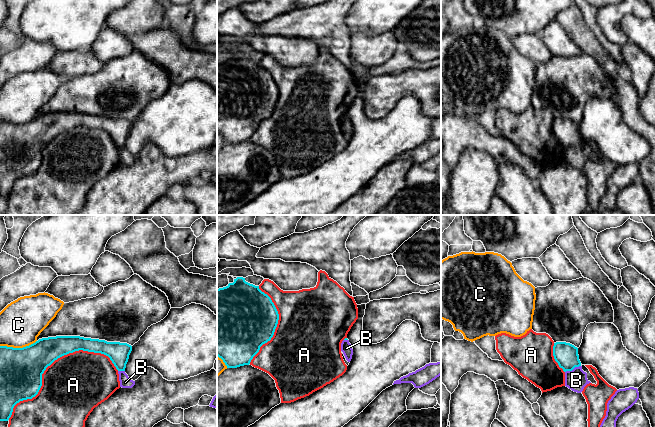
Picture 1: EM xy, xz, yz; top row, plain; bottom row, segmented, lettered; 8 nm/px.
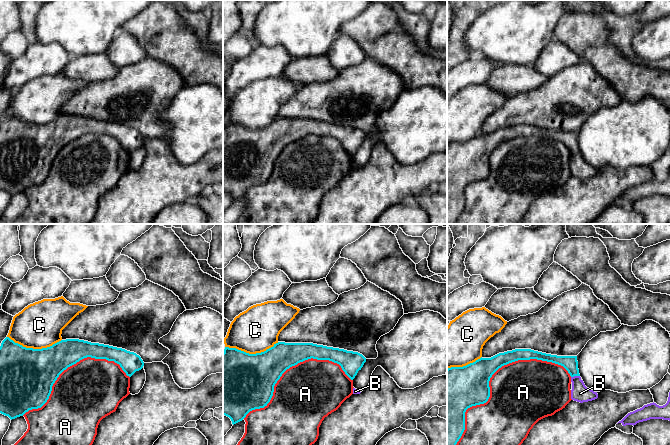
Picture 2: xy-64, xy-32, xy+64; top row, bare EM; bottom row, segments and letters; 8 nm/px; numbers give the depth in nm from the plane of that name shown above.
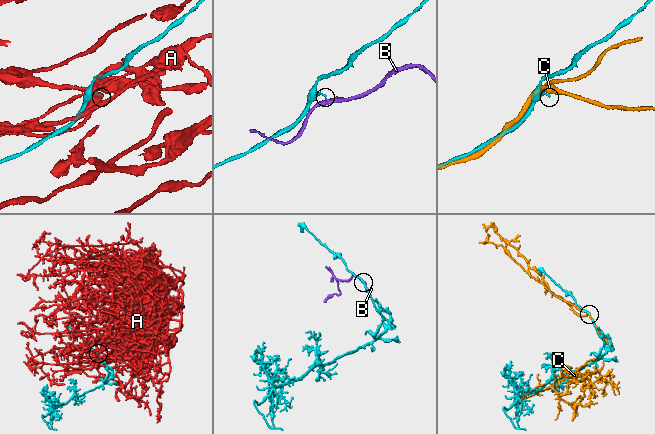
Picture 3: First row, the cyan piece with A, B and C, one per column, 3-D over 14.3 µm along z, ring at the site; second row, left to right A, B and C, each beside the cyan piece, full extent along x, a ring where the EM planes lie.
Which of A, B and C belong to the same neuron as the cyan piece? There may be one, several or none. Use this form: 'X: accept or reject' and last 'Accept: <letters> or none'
A: reject
B: reject
C: reject
Accept: none

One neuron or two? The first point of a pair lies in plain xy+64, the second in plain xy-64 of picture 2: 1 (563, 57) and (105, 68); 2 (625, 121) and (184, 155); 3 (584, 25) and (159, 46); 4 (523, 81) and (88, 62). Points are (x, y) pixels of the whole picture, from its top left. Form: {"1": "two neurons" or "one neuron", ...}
{"1": "two neurons", "2": "one neuron", "3": "one neuron", "4": "one neuron"}

